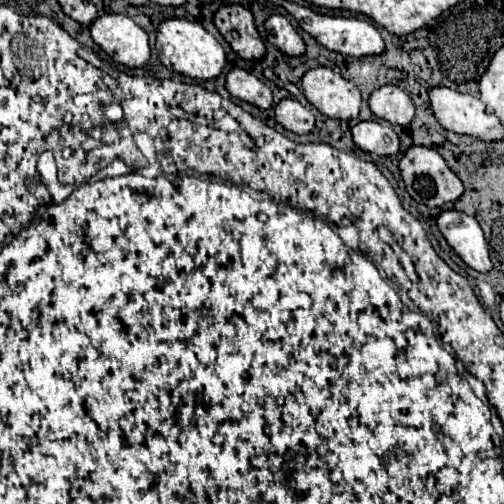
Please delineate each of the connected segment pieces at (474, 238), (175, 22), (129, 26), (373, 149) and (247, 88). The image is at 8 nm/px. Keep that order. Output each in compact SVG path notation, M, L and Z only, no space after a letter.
M445 210L437 218L437 226L449 242L449 246L467 266L483 274L493 270L487 240L483 236L479 222L473 216L467 216L457 210Z
M173 18L161 22L155 46L159 52L159 60L165 68L189 76L193 80L213 80L223 72L227 64L223 46L199 22L191 22L185 18Z
M103 14L91 24L93 40L127 68L143 68L151 58L149 36L125 14Z
M359 122L353 128L353 140L363 152L393 156L399 152L399 136L389 124L383 122Z
M233 68L227 74L225 86L233 98L243 100L247 104L253 104L259 110L269 110L273 106L271 90L261 80L257 80L253 74L249 74L247 70Z

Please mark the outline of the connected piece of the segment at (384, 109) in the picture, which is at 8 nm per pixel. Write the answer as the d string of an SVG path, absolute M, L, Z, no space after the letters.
M381 86L379 90L375 90L369 98L369 106L377 118L399 124L403 128L409 126L415 118L415 104L397 86Z

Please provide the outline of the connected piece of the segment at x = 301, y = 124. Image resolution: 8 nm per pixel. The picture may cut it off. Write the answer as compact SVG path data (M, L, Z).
M281 100L275 106L275 120L295 134L309 134L315 128L315 116L297 100Z

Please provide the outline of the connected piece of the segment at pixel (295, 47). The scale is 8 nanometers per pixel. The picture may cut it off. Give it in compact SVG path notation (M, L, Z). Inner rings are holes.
M271 16L265 22L265 28L269 32L271 42L289 56L303 56L305 54L305 42L297 34L297 30L291 26L291 22L285 16Z

